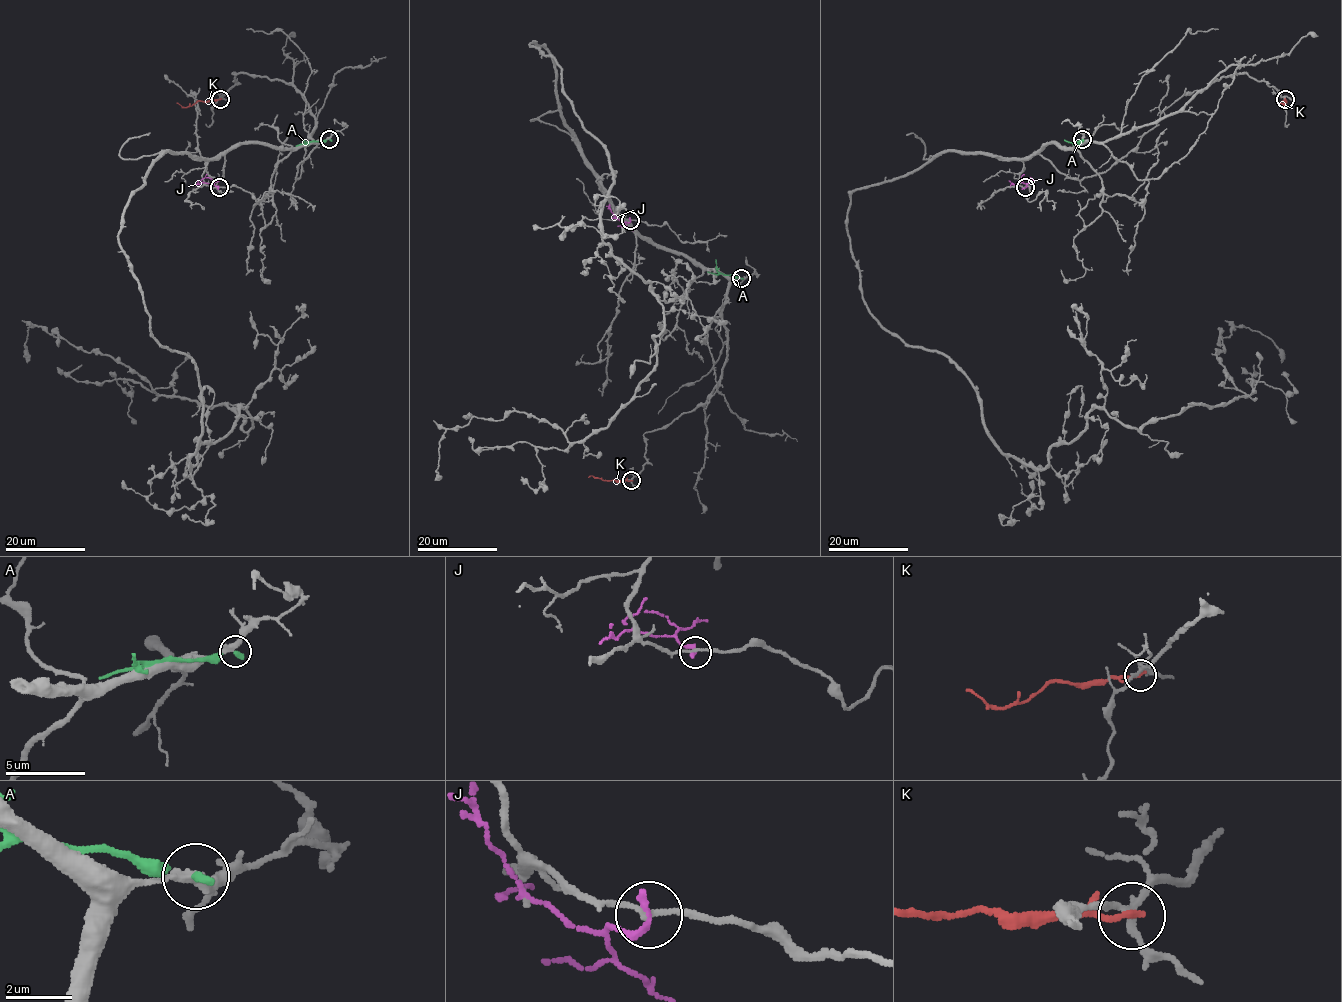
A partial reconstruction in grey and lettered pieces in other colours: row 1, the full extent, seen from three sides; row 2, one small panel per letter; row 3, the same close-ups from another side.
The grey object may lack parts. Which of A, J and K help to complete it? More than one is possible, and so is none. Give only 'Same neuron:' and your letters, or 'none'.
Same neuron: none

